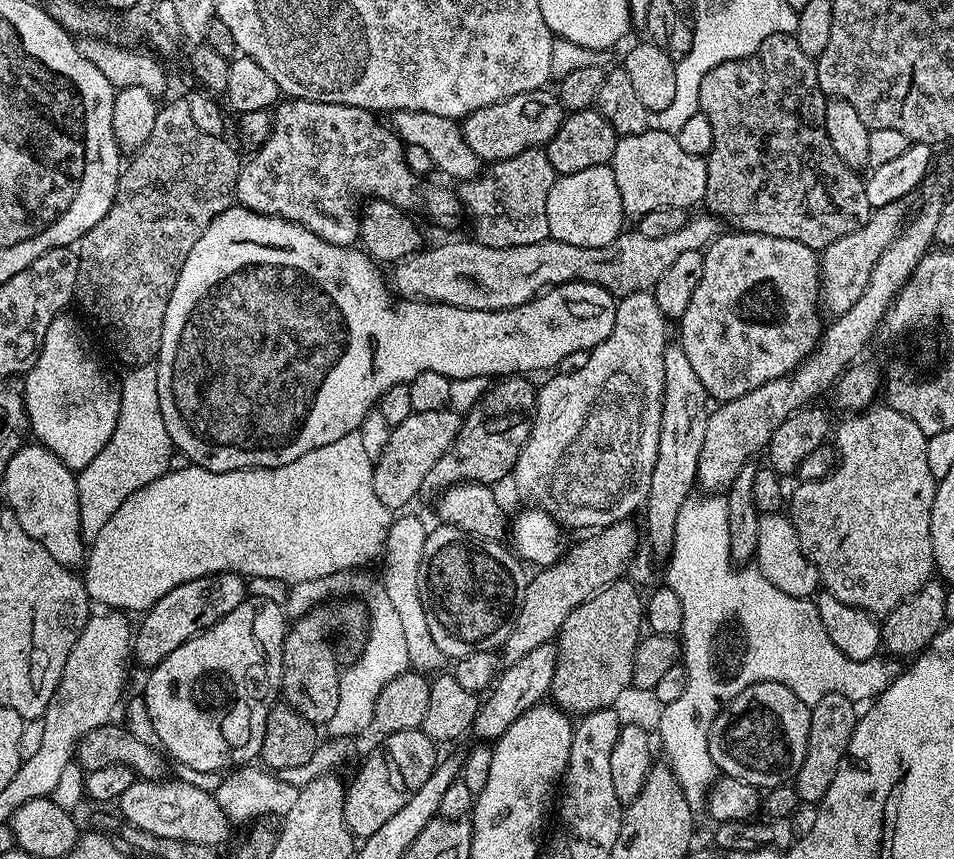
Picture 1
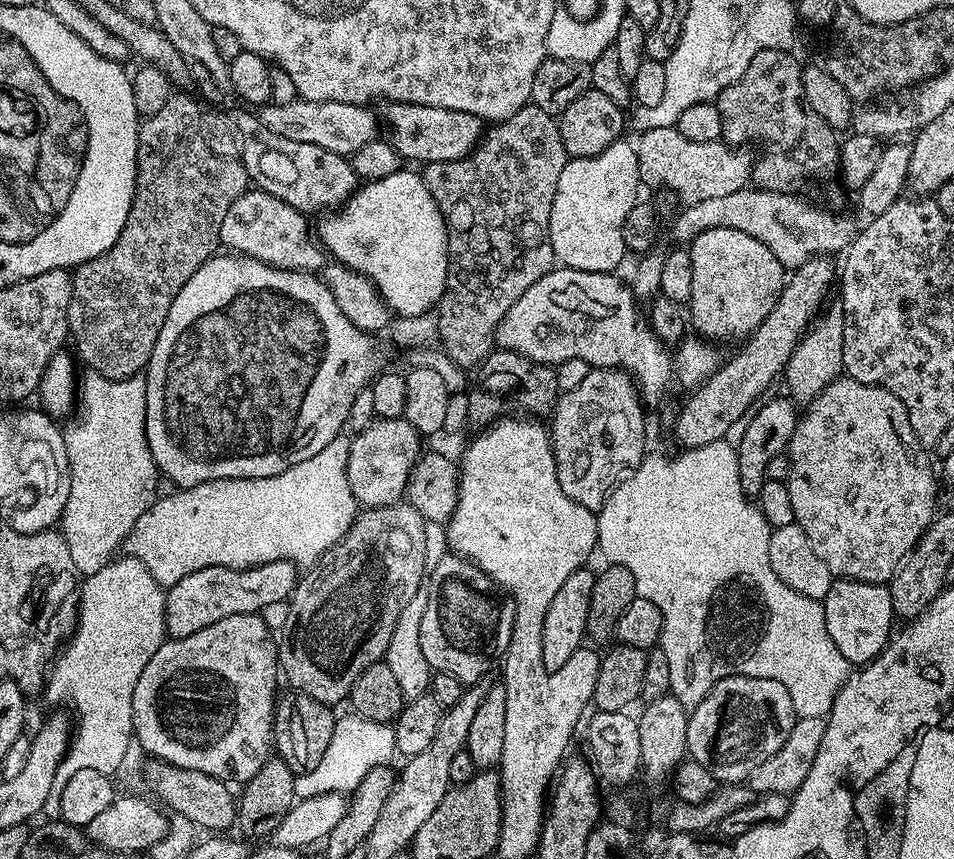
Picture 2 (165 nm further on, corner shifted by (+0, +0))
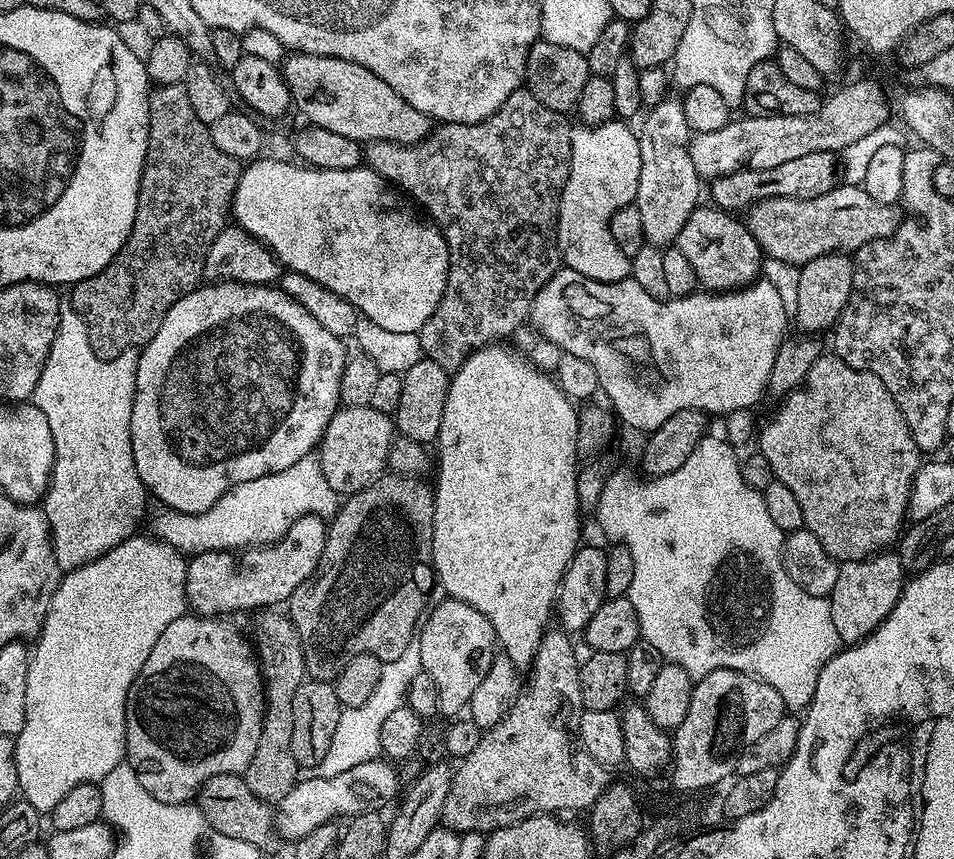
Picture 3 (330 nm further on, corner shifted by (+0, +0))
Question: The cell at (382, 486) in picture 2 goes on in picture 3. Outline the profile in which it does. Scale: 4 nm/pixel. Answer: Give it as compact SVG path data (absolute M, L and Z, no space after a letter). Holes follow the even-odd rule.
M369 404L337 408L318 445L320 466L326 482L344 498L370 486L379 476L385 475L393 439L392 416L374 410Z

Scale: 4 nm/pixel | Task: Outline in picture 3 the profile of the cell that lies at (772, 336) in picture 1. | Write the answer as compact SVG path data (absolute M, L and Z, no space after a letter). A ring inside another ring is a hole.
M697 206L690 218L686 218L686 226L682 226L675 247L680 248L690 266L694 266L696 282L701 289L719 294L748 287L762 272L762 253L754 234L750 234L747 223L733 213L715 206L704 207Z

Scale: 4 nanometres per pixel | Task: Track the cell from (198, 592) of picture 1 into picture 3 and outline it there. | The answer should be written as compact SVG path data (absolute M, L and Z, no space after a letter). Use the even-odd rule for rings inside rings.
M303 516L298 518L288 528L287 536L281 536L280 539L273 544L263 546L253 546L247 550L237 554L235 551L230 552L198 552L188 560L188 573L186 574L186 598L188 599L188 607L197 616L211 616L213 618L224 618L229 614L227 612L248 612L251 608L255 610L268 610L273 606L283 605L292 595L294 590L298 590L298 586L302 586L302 582L306 582L306 578L310 578L310 574L314 574L314 570L318 566L318 558L322 558L322 550L326 546L326 538L328 530L325 521L318 516Z

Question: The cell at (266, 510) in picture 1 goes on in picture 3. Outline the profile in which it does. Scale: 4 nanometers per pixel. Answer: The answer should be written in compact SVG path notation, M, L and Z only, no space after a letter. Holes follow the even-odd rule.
M309 454L298 458L294 466L286 466L286 470L234 486L222 494L210 510L202 510L199 514L161 511L154 536L185 554L247 550L273 544L281 536L287 536L289 526L303 516L331 518L336 515L337 507L338 493L326 482L319 455Z

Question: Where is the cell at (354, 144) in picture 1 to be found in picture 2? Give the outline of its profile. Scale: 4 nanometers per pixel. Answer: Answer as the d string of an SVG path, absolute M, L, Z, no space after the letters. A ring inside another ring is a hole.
M249 190L239 196L234 206L230 206L230 210L226 210L220 242L233 253L252 256L275 268L316 274L326 263L326 253L313 229L312 232L308 229L308 219L305 213L274 198L268 192Z

